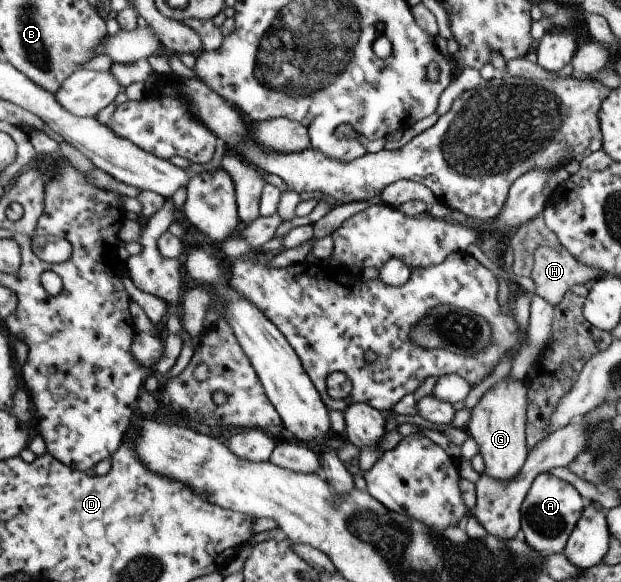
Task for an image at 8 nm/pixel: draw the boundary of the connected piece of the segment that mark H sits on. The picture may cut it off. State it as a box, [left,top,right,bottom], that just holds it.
[528,243,603,306]

